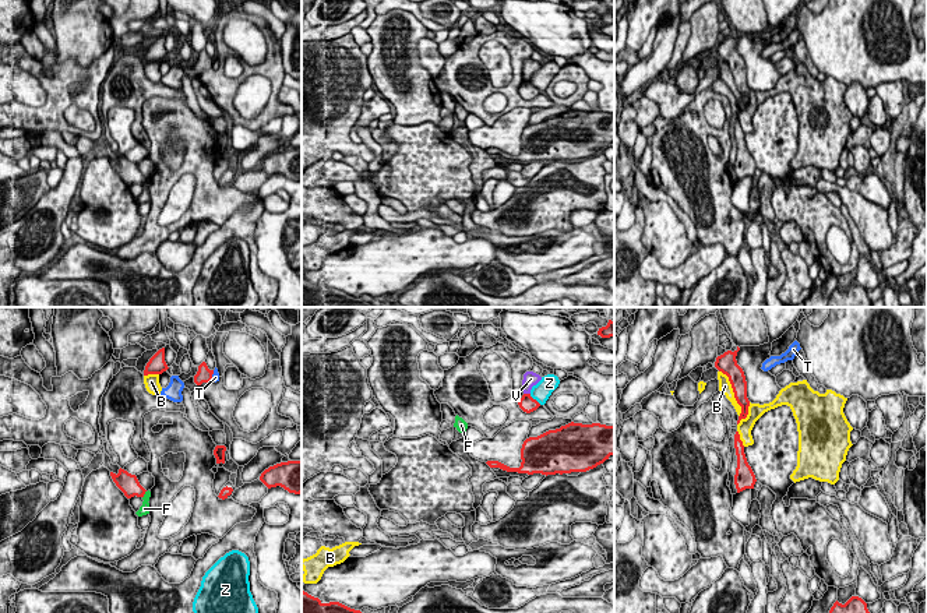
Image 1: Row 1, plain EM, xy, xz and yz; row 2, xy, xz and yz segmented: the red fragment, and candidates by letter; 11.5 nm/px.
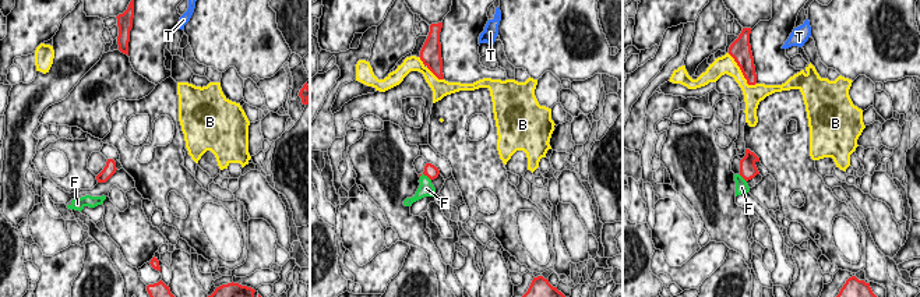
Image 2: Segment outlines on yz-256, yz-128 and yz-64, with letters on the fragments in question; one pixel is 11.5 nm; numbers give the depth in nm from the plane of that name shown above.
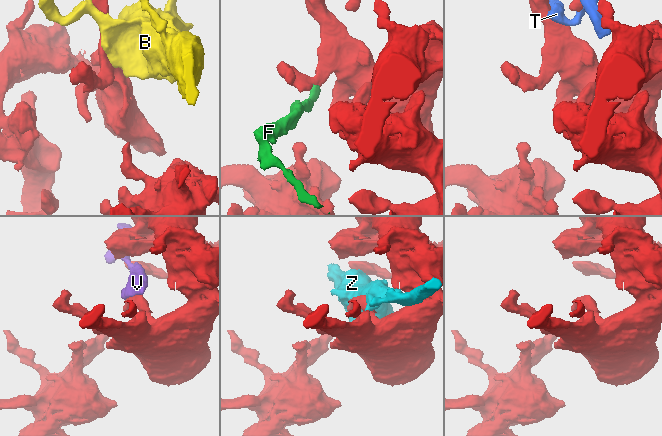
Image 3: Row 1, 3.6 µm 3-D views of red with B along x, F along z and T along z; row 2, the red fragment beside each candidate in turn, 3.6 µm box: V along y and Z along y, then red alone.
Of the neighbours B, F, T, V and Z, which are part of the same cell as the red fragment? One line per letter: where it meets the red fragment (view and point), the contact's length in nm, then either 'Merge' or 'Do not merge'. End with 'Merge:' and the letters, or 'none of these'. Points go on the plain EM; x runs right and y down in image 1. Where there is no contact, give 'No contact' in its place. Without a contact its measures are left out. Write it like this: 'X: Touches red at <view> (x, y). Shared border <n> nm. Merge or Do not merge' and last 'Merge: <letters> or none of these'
B: Touches red at yz (733, 78). Shared border 600 nm. Do not merge
F: Touches red at xy (144, 180). Shared border 100 nm. Do not merge
T: Touches red at xy (211, 63). Shared border 130 nm. Do not merge
V: Touches red at xz (527, 81). Shared border 80 nm. Do not merge
Z: Touches red at xz (535, 87). Shared border 190 nm. Do not merge
Merge: none of these

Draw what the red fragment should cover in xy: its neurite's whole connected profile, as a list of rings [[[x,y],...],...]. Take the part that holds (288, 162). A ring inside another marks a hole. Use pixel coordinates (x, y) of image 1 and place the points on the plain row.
[[[302,148],[281,149],[265,156],[260,168],[268,175],[281,173],[289,180],[302,180]]]

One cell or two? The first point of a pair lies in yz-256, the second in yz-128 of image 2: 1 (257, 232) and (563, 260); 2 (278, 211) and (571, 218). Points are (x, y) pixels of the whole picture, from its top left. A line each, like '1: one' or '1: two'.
1: two
2: two

